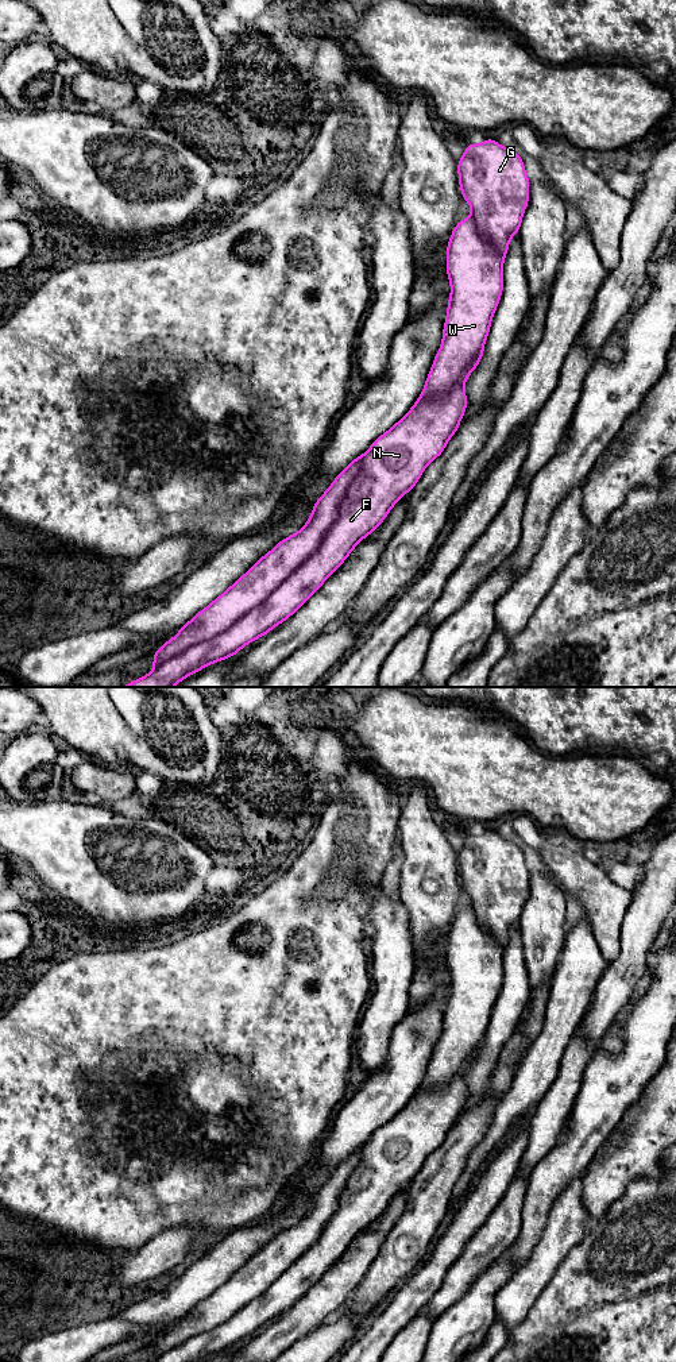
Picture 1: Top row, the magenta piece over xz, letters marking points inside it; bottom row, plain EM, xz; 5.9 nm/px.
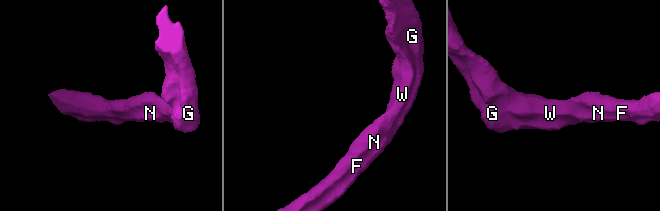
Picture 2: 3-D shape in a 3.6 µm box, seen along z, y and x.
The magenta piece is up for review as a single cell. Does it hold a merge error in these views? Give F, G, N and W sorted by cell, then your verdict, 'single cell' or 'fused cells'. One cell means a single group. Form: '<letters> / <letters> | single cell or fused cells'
F G N / W | fused cells

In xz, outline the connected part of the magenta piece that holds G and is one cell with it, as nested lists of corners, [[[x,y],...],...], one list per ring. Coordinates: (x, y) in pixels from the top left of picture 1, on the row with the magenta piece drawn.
[[[488,138],[480,144],[468,142],[463,157],[456,163],[460,192],[471,207],[479,232],[505,261],[510,238],[518,235],[524,212],[529,205],[530,181],[524,161],[514,150]]]

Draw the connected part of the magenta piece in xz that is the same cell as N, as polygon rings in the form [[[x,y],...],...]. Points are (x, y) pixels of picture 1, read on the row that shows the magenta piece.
[[[483,348],[476,352],[460,381],[447,394],[420,396],[399,421],[374,440],[363,454],[360,472],[344,495],[336,521],[325,533],[318,549],[282,582],[264,602],[227,630],[193,645],[147,675],[121,687],[173,687],[213,663],[239,655],[244,645],[254,643],[258,637],[264,637],[273,628],[291,617],[344,563],[354,548],[385,521],[399,498],[413,490],[428,464],[444,452],[448,440],[460,427],[468,405],[464,382],[478,367],[483,354]]]

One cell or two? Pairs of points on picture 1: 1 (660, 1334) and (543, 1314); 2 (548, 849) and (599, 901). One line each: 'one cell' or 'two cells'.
1: one cell
2: one cell

